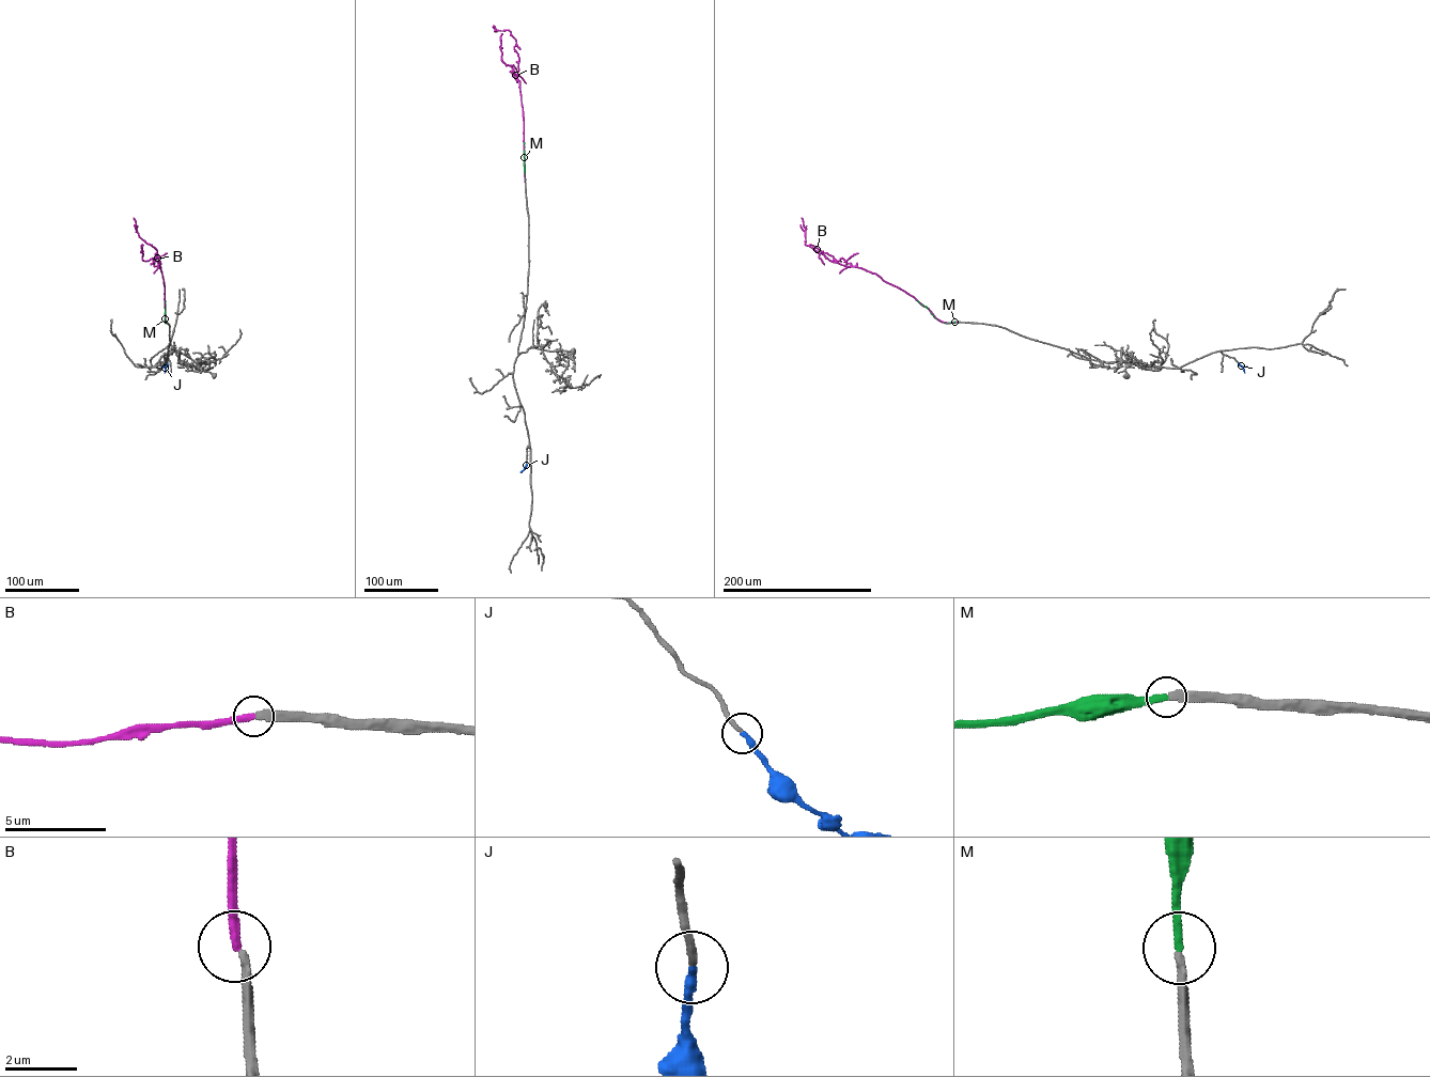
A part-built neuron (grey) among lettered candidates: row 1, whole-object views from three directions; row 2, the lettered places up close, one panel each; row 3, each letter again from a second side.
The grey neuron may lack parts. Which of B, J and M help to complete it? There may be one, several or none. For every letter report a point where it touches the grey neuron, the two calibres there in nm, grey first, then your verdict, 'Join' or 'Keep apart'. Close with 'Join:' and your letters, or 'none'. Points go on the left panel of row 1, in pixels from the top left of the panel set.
B: Touches grey at (166, 322). Thickness 320 nm (grey) against 280 nm. Keep apart
J: Touches grey at (167, 363). Thickness 200 nm (grey) against 280 nm. Join
M: Touches grey at (166, 322). Thickness 320 nm (grey) against 260 nm. Join
Join: J, M

